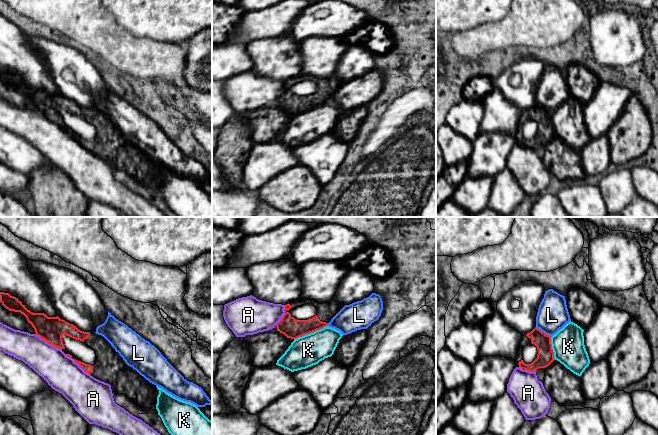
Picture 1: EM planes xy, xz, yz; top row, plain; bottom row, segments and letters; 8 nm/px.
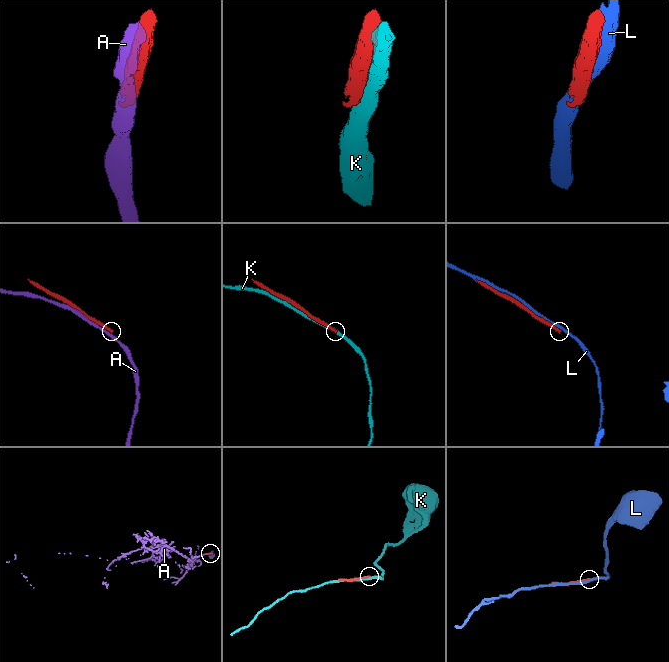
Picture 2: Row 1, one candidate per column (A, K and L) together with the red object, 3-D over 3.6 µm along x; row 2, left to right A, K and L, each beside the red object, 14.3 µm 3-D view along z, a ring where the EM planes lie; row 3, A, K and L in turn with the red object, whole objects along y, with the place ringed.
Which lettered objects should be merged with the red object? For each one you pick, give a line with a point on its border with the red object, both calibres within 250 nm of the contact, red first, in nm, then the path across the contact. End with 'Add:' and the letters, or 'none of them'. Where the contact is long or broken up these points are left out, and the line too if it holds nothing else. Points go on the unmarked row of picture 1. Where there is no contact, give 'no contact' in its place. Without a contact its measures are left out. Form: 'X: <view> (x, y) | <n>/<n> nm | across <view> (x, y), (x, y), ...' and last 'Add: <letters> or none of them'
Add: none of them

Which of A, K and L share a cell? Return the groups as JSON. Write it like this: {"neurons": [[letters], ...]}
{"neurons": [["A"], ["K"], ["L"]]}

